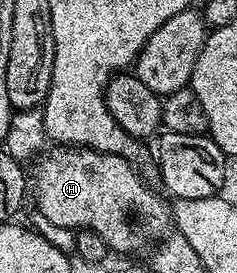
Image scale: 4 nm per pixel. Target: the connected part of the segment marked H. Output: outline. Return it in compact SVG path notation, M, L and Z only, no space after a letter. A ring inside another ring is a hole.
M57 146L46 149L36 159L36 164L37 167L31 170L31 194L32 197L33 194L37 197L35 210L53 224L74 232L88 228L106 242L114 255L137 254L145 249L148 251L170 233L169 221L173 214L164 202L166 199L160 193L157 195L141 179L141 174L137 171L140 169L122 154L104 154L98 150L86 150L83 146Z

